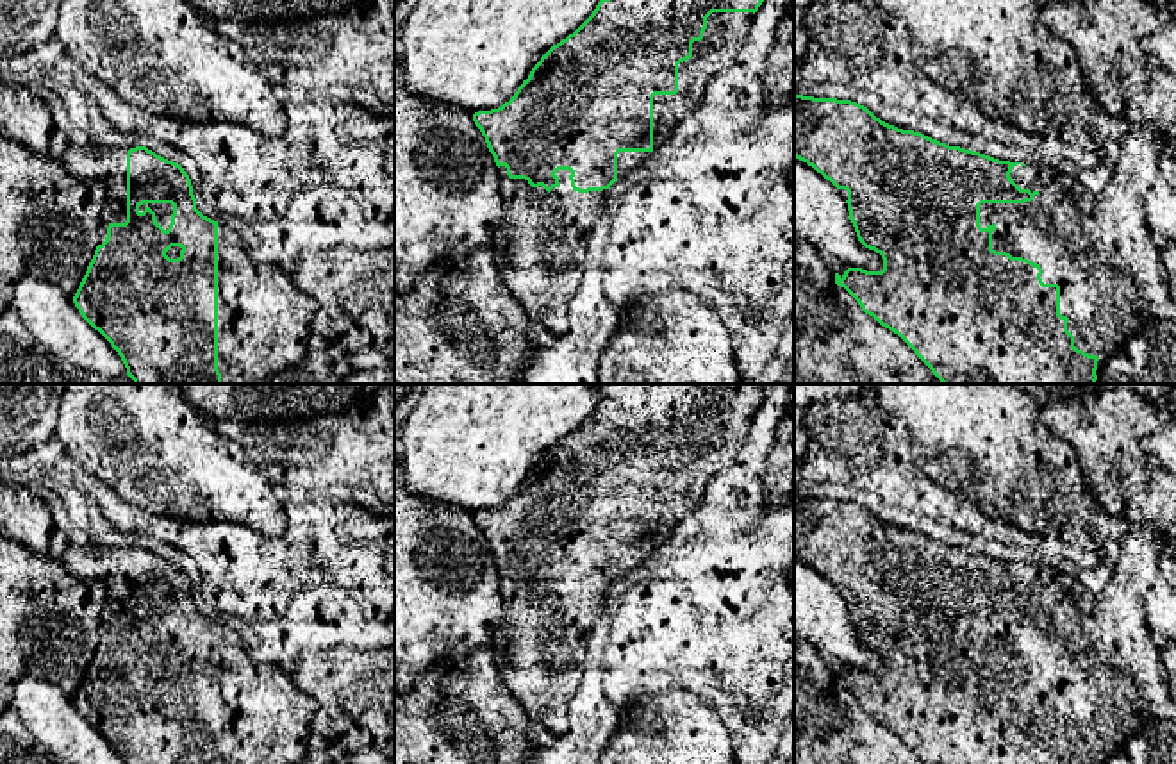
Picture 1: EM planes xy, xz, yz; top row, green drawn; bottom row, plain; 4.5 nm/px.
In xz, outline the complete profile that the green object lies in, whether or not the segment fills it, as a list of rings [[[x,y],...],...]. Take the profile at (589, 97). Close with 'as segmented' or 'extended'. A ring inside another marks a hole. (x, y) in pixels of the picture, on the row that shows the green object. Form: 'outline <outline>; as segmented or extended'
outline [[[600,0],[573,34],[541,57],[509,102],[473,114],[500,179],[503,216],[491,252],[501,284],[534,323],[555,336],[567,332],[567,303],[582,282],[585,239],[600,221],[610,186],[641,168],[703,100],[707,84],[735,64],[762,2]]]; extended

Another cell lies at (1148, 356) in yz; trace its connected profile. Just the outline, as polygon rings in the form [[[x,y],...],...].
[[[1146,321],[1110,355],[1096,384],[1176,384],[1176,321]]]

